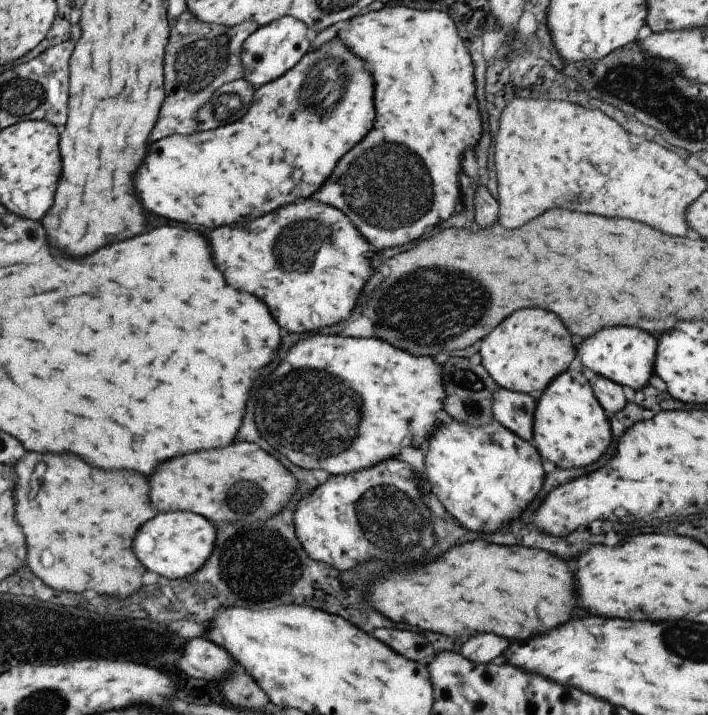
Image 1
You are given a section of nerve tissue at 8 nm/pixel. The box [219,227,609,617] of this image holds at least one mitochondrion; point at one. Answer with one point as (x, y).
(287, 411)

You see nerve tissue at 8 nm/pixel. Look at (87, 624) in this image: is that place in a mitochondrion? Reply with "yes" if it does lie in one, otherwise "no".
no

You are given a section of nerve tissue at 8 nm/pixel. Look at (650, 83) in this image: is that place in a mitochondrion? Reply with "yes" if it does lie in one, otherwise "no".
yes

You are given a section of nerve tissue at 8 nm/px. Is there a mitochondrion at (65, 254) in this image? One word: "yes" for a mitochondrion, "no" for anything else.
no

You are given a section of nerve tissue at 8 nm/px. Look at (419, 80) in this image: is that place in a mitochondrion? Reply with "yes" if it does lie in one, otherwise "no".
no

